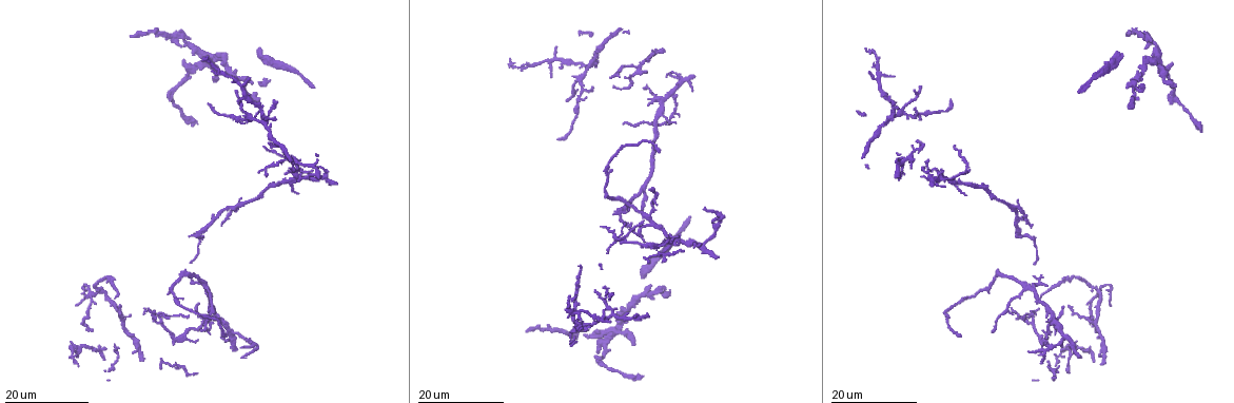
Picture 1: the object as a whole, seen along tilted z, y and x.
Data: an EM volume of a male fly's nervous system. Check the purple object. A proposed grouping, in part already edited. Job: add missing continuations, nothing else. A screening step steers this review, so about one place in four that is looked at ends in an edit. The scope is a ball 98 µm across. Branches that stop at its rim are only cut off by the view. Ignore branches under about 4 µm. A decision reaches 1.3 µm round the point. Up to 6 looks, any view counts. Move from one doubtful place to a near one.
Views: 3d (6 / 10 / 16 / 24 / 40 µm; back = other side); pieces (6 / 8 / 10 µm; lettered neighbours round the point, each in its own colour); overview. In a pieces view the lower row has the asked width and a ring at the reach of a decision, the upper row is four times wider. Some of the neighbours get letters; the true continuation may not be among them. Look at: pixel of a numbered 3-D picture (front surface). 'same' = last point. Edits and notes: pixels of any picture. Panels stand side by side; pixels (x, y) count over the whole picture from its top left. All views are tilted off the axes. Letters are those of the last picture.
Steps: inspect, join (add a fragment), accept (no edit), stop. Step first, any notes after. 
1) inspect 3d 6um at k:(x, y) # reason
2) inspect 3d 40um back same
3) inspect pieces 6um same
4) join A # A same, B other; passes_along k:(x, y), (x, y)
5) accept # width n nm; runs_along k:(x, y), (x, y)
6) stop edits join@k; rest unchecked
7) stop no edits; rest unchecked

inspect 3d 24um at 1:(190, 237) # thin end

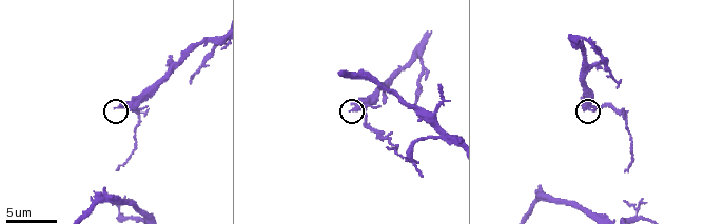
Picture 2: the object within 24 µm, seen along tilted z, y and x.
inspect pieces 10um at 2:(350, 112)

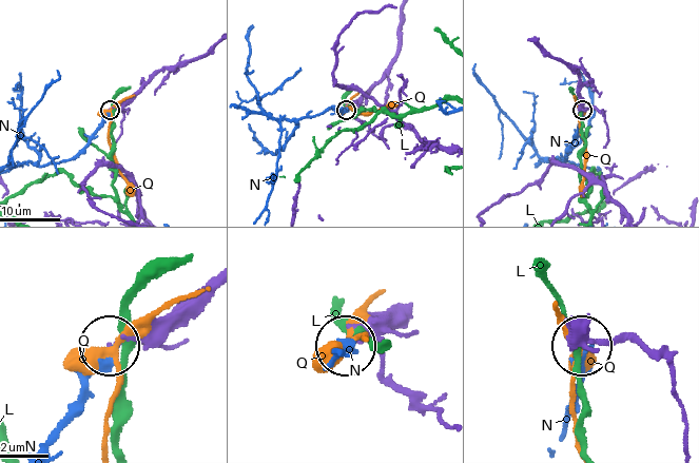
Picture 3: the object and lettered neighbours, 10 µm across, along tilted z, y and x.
accept # width 150 nm; L other, N other, Q other; no lettered fragment goes on from it

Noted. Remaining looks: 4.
inspect 3d 16um at 1:(1055, 331) # branch stops here

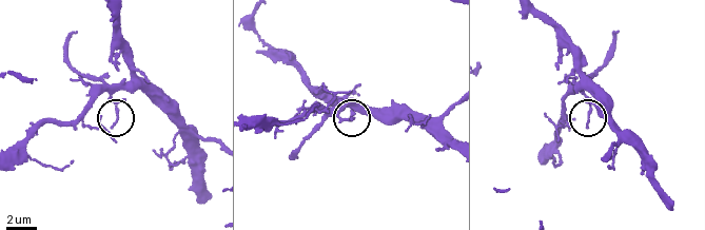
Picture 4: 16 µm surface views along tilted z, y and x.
inspect pieces 8um at 4:(586, 128)

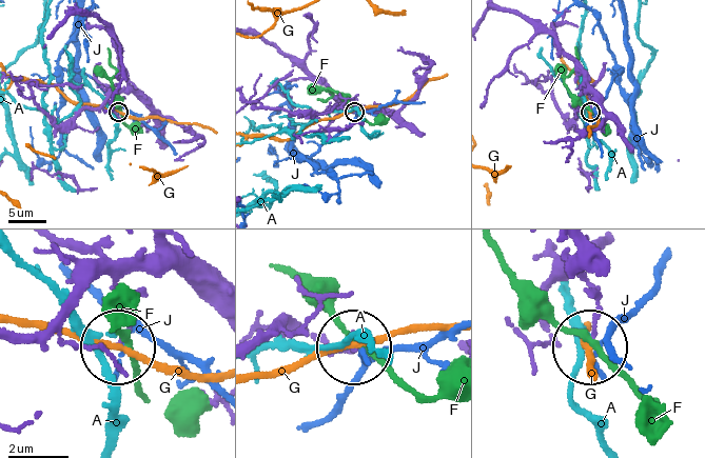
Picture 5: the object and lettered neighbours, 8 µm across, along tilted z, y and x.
accept # A other, F other, G other, J other; no lettered fragment goes on from it

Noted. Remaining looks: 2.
inspect 3d 24um at 1:(269, 144) # thin end

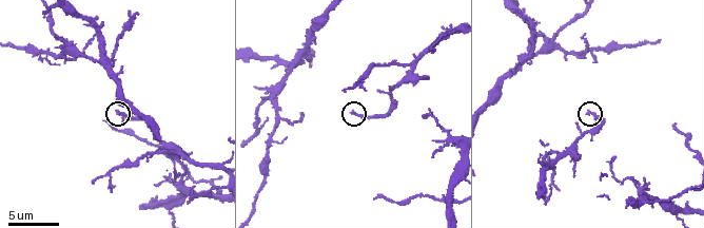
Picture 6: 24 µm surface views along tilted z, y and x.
inspect pieces 10um at 6:(588, 113)

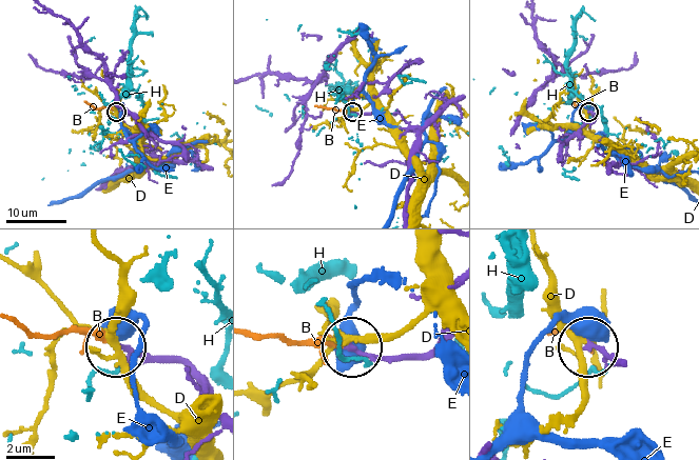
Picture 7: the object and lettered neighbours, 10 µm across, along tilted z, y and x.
join B # B same, D other, E other, H other; passes_along 7:(110, 341), (69, 330), (32, 337), (16, 325); it goes on there

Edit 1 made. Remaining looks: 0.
stop edits join@7; rest unchecked

